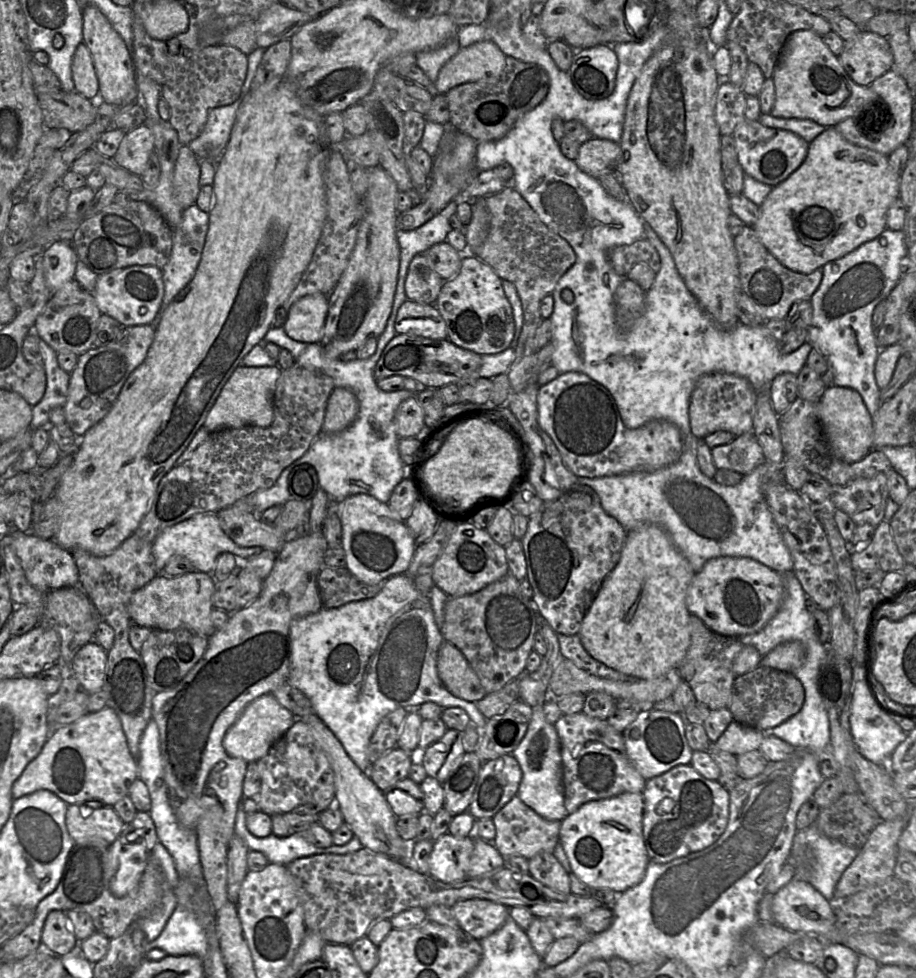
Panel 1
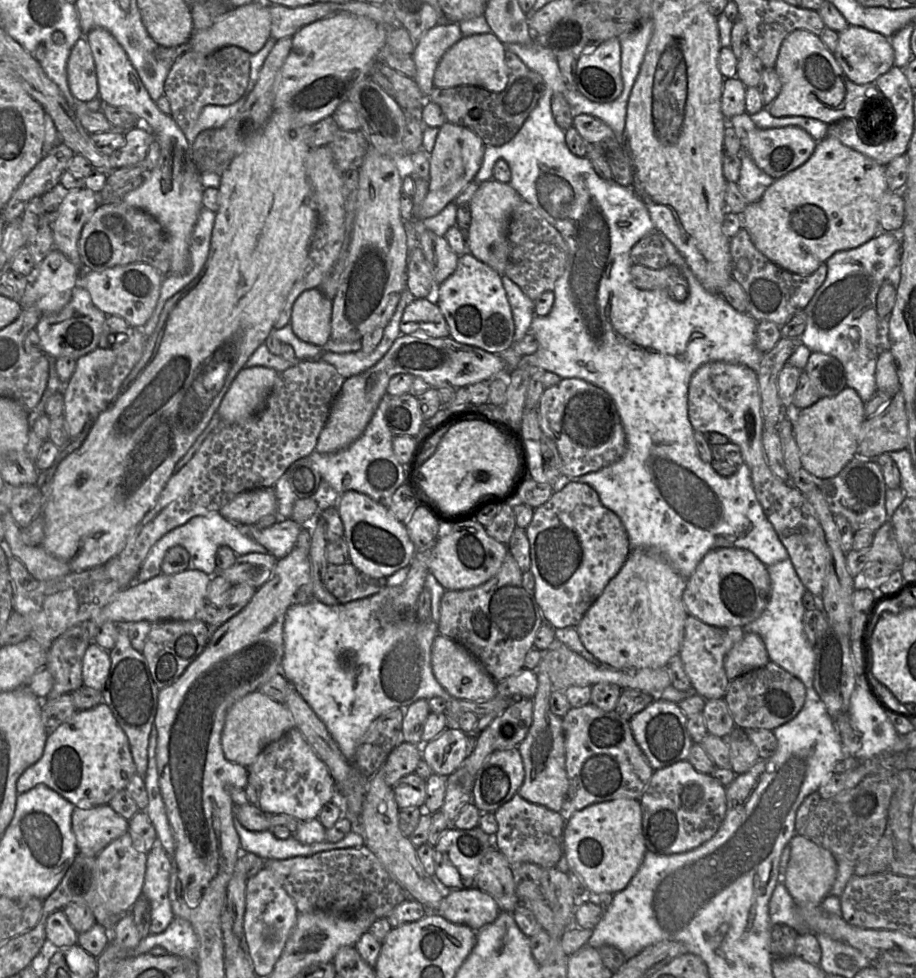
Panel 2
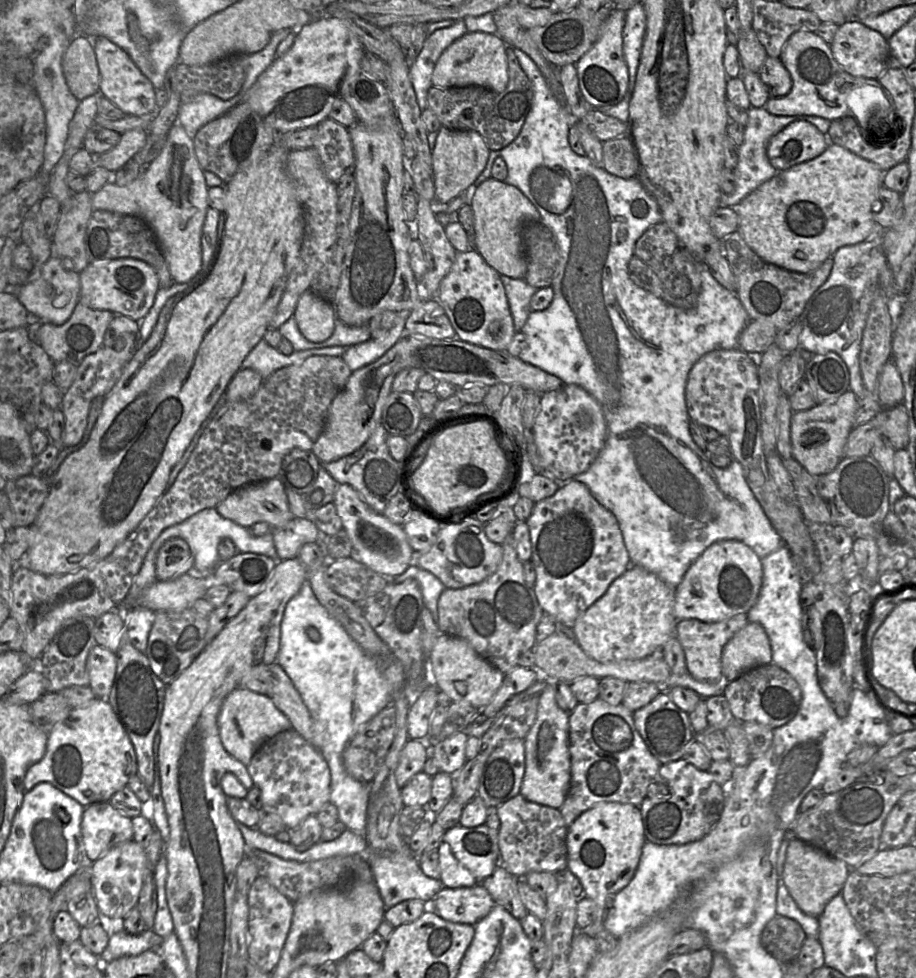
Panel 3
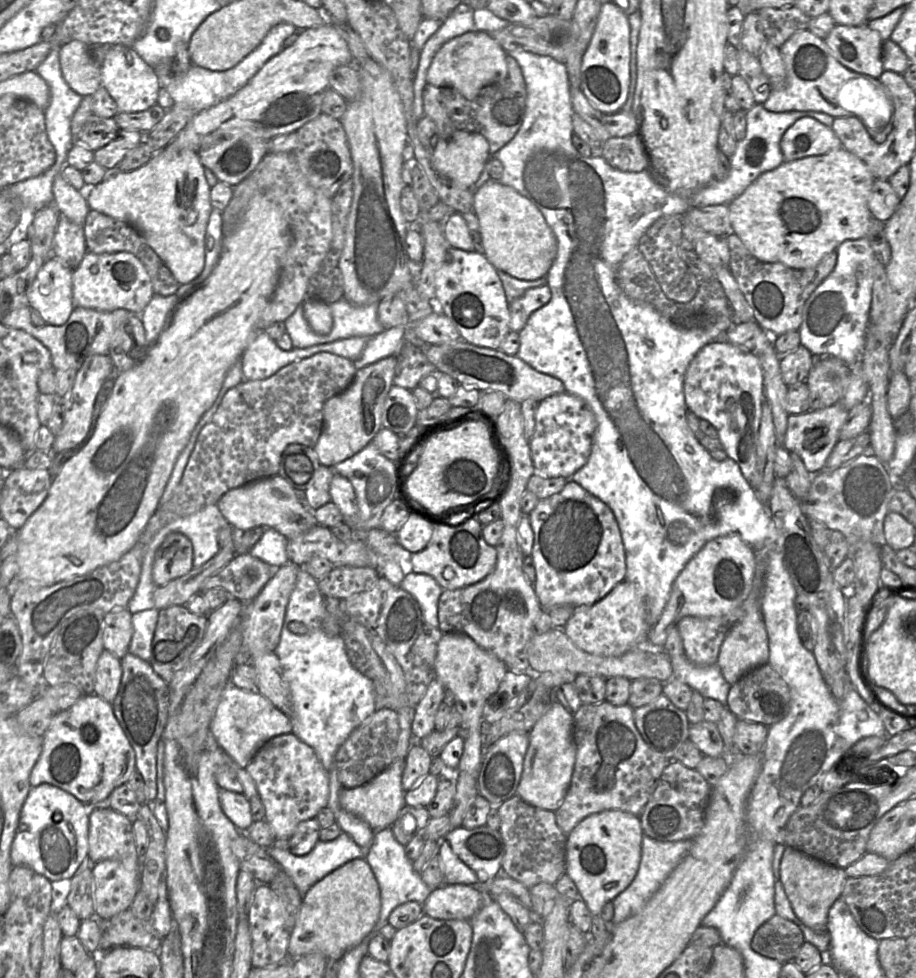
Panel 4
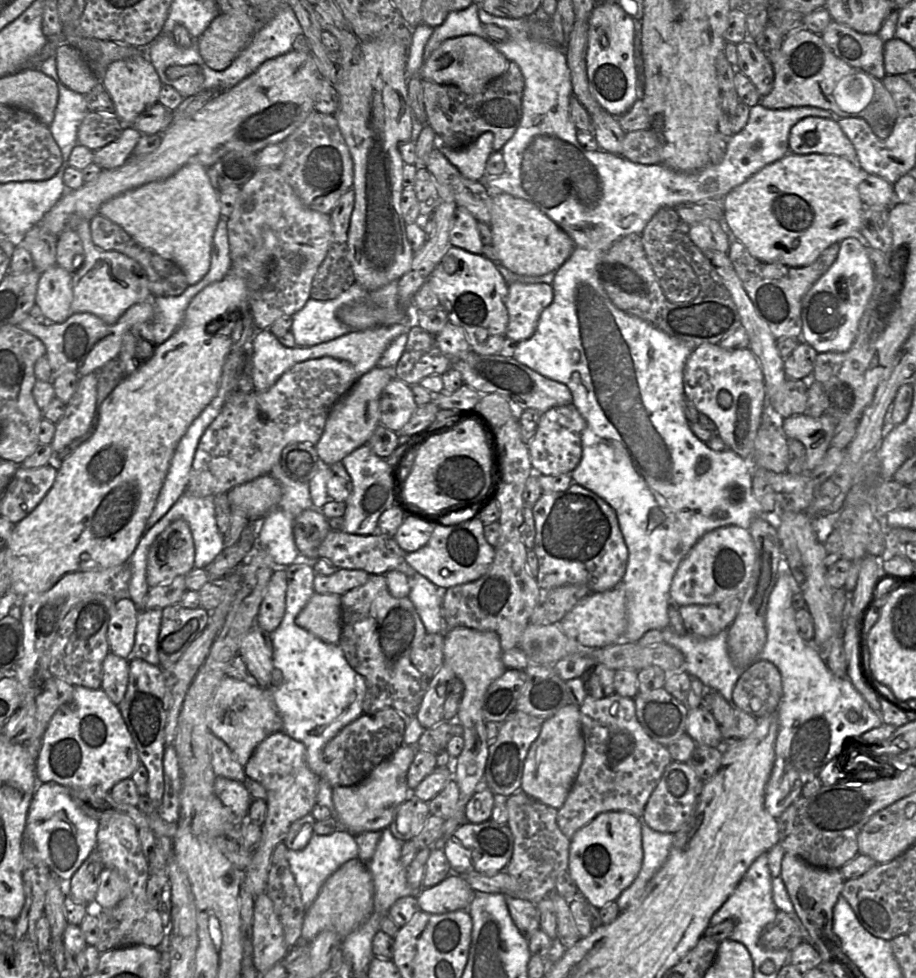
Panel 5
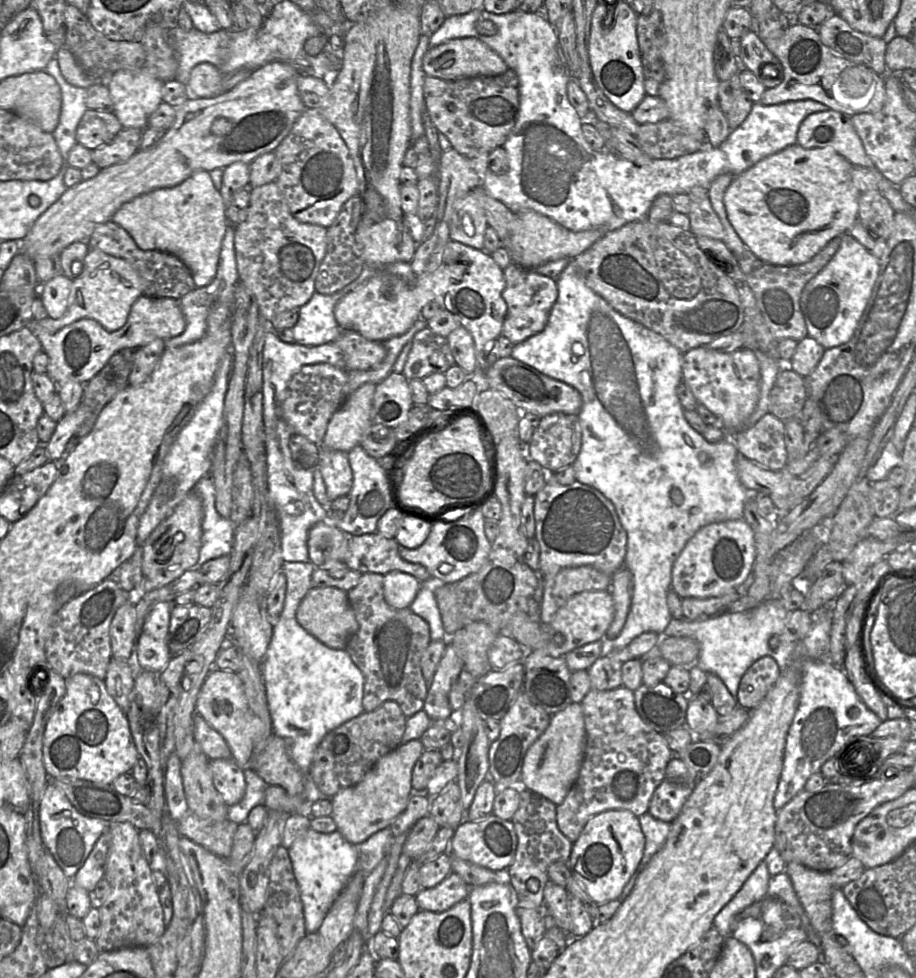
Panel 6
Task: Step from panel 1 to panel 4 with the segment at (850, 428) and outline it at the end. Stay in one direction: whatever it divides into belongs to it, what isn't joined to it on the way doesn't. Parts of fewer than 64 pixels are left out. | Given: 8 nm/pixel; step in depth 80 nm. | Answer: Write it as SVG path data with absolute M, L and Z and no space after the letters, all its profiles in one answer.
M837 402L824 409L789 415L782 445L790 453L797 454L802 459L806 470L814 475L825 467L829 455L839 441L839 434L848 413L849 410Z

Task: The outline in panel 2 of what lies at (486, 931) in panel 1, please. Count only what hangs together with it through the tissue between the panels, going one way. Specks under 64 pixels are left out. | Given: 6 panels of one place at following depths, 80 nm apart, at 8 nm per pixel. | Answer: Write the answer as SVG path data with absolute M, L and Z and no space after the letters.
M477 886L446 891L437 914L446 920L478 931L501 912L496 900Z

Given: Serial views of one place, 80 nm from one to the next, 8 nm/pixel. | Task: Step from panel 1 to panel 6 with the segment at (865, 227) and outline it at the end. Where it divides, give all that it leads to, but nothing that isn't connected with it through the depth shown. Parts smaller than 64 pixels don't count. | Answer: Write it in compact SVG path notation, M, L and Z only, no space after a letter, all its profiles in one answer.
M795 143L777 153L763 158L733 178L724 193L723 199L727 217L745 246L761 261L772 265L783 266L806 263L818 254L831 239L847 233L849 229L859 221L858 212L861 193L853 183L851 174L852 167L849 161L830 147L806 149Z

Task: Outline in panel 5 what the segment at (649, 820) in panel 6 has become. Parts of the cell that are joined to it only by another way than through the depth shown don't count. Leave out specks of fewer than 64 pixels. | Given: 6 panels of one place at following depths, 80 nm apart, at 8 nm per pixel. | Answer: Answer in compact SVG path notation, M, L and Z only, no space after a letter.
M642 822L643 862L633 883L615 901L620 912L628 908L667 860L674 843L674 834L658 832Z

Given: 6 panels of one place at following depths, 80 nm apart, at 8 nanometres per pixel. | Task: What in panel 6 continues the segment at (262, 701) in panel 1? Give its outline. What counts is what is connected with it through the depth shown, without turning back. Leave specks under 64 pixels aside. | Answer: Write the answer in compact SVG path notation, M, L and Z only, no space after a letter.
M214 668L205 679L196 700L196 712L226 741L231 758L242 768L250 765L255 745L268 735L265 723L249 708L238 673Z

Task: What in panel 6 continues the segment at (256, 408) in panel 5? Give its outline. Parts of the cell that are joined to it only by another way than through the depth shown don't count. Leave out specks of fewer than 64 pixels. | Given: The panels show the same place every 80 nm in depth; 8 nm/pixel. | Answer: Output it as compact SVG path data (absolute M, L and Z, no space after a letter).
M318 363L318 364L304 365L292 377L292 379L289 382L288 388L287 388L287 397L281 405L281 417L292 428L293 435L296 435L296 434L302 435L302 436L306 437L309 441L311 441L317 445L322 443L324 436L326 434L327 428L328 428L328 424L329 424L332 416L343 405L346 398L349 396L348 371L353 371L353 370L340 369L340 368L337 368L337 367L327 364L327 363Z

